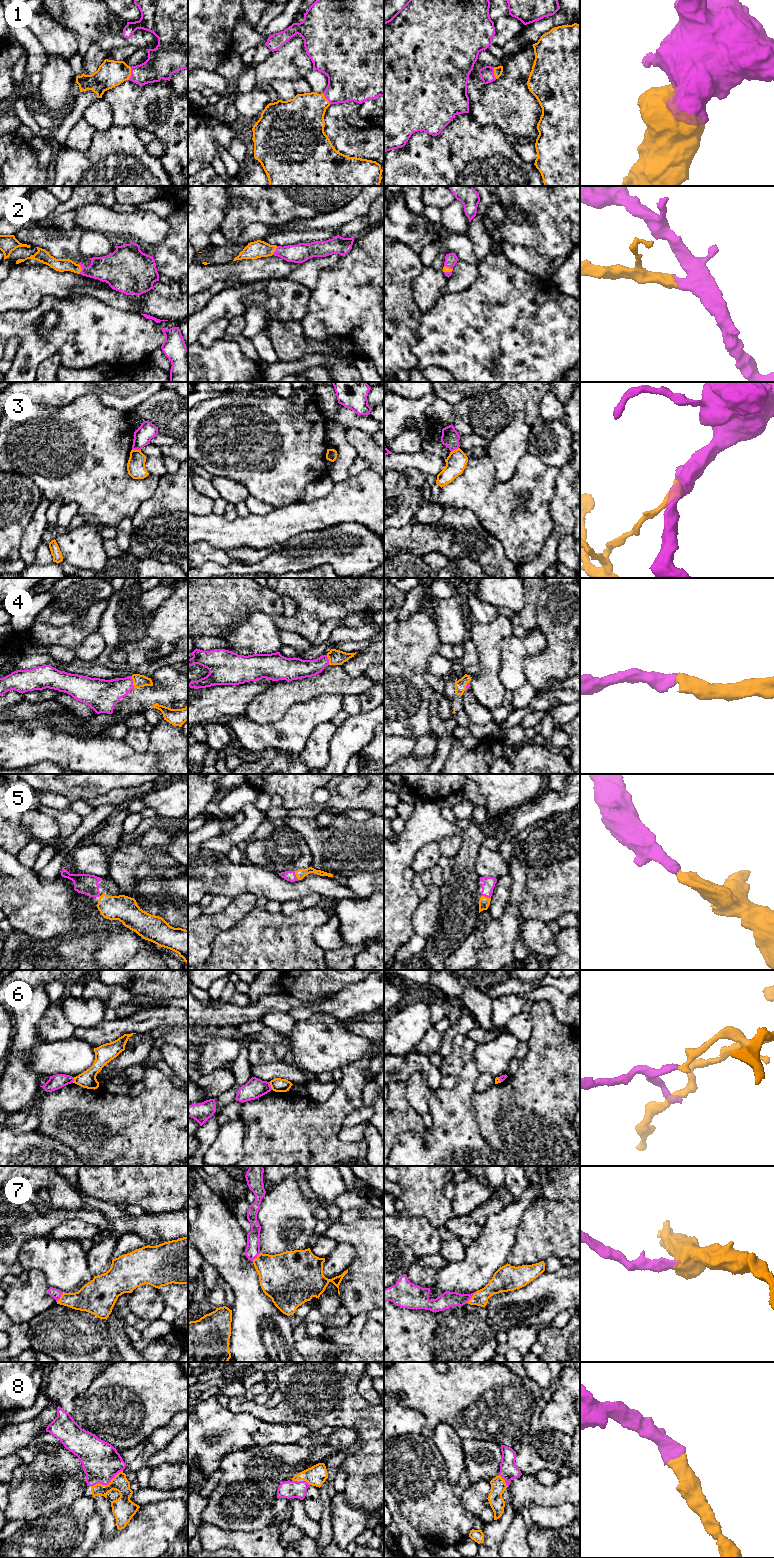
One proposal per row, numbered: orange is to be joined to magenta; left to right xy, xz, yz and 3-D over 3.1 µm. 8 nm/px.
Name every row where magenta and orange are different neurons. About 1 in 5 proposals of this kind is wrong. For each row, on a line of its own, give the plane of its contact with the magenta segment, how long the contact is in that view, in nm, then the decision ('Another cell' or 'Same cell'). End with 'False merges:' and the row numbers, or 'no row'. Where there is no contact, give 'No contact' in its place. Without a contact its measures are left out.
1: Touches magenta in xy. Shared border 110 nm. Same cell
2: Touches magenta in xy. Shared border 90 nm. Same cell
3: Touches magenta in xy. Shared border 70 nm. Another cell
4: Touches magenta in xy. Shared border 110 nm. Same cell
5: Touches magenta in yz. Shared border 80 nm. Same cell
6: Touches magenta in xz. Shared border 70 nm. Another cell
7: Touches magenta in xz. Shared border 100 nm. Same cell
8: Touches magenta in xy. Shared border 280 nm. Same cell
False merges: 3, 6

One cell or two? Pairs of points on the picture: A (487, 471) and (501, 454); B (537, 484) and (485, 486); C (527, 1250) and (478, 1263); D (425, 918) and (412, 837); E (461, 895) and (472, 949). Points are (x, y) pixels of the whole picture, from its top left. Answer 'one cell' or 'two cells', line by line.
A: two cells
B: one cell
C: two cells
D: two cells
E: two cells

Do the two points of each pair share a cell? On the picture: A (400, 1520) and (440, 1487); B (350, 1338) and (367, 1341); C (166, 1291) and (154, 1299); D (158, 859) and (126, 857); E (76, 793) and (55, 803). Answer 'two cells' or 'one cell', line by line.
A: two cells
B: two cells
C: two cells
D: one cell
E: two cells

